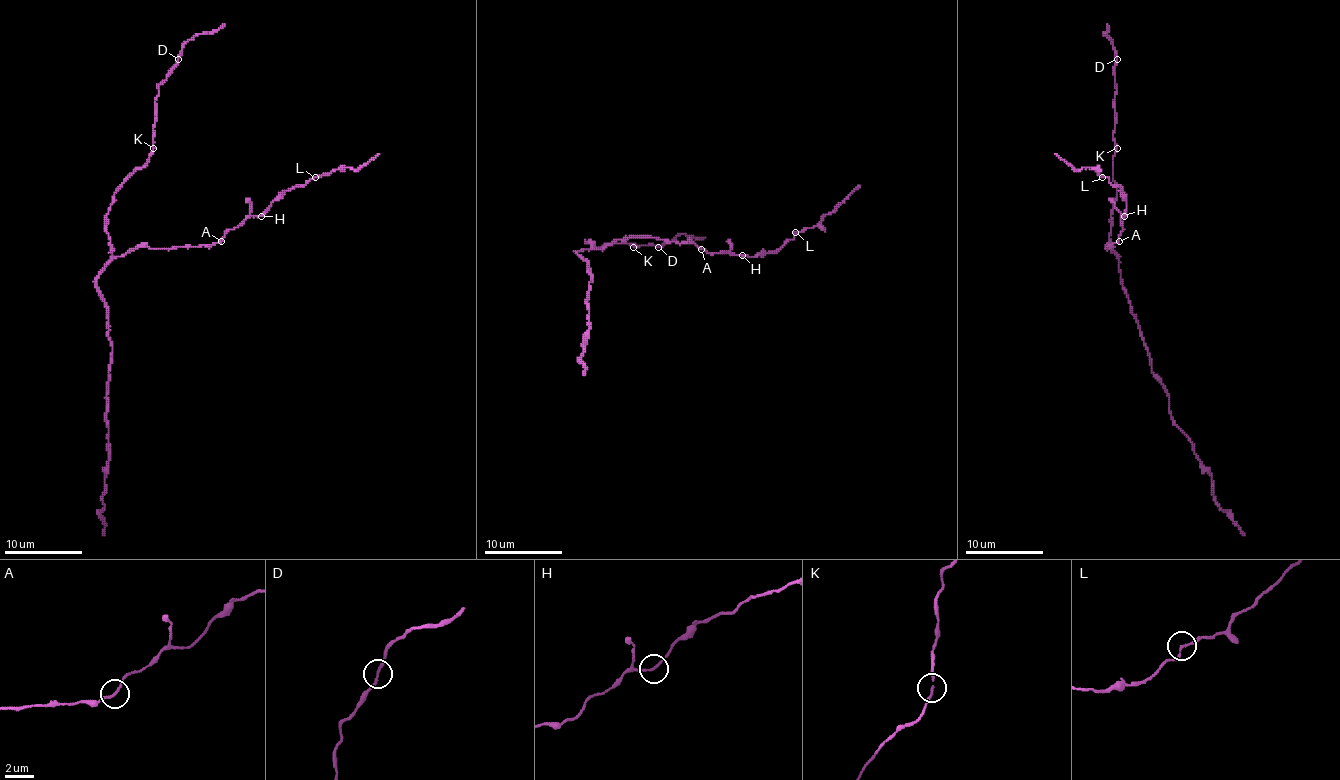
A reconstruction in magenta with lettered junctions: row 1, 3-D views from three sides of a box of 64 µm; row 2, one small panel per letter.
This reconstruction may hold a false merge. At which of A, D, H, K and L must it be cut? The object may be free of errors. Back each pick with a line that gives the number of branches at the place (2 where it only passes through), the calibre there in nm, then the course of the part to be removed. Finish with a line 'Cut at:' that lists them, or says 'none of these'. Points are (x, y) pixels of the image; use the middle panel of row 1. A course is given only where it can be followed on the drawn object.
L: 2 branches meet; 150 nm thick; foreign part runs (796, 232), (817, 224), (860, 185)
Cut at: L

